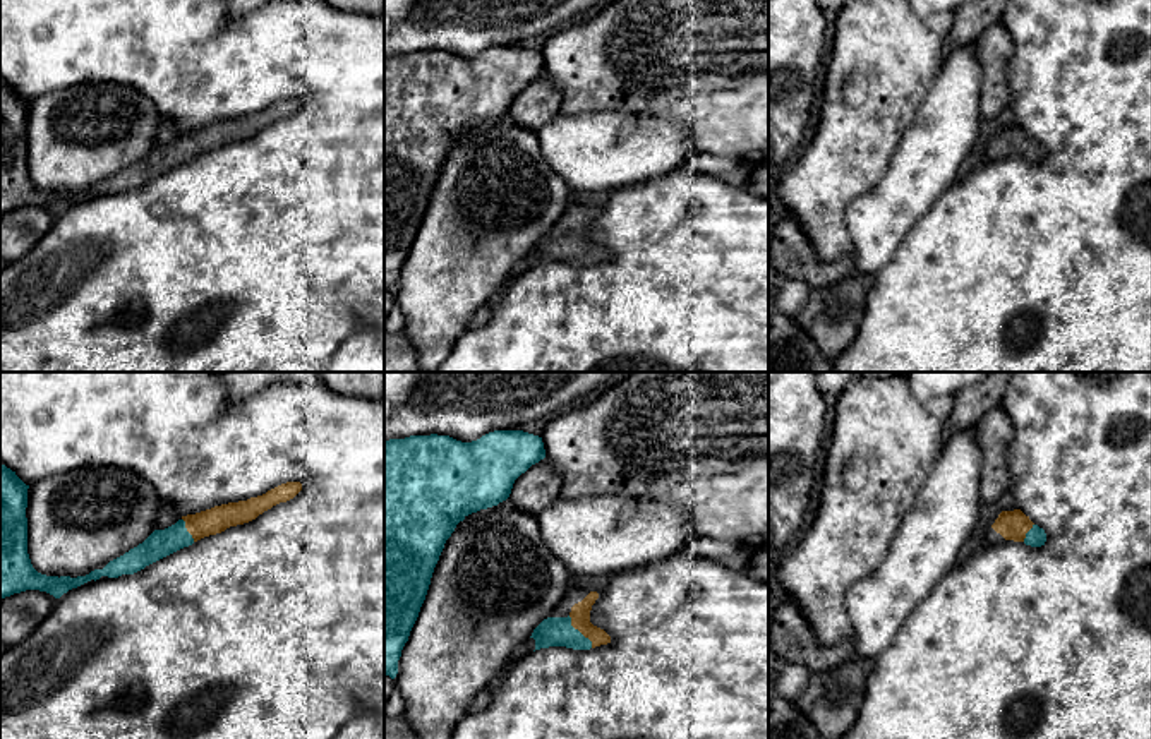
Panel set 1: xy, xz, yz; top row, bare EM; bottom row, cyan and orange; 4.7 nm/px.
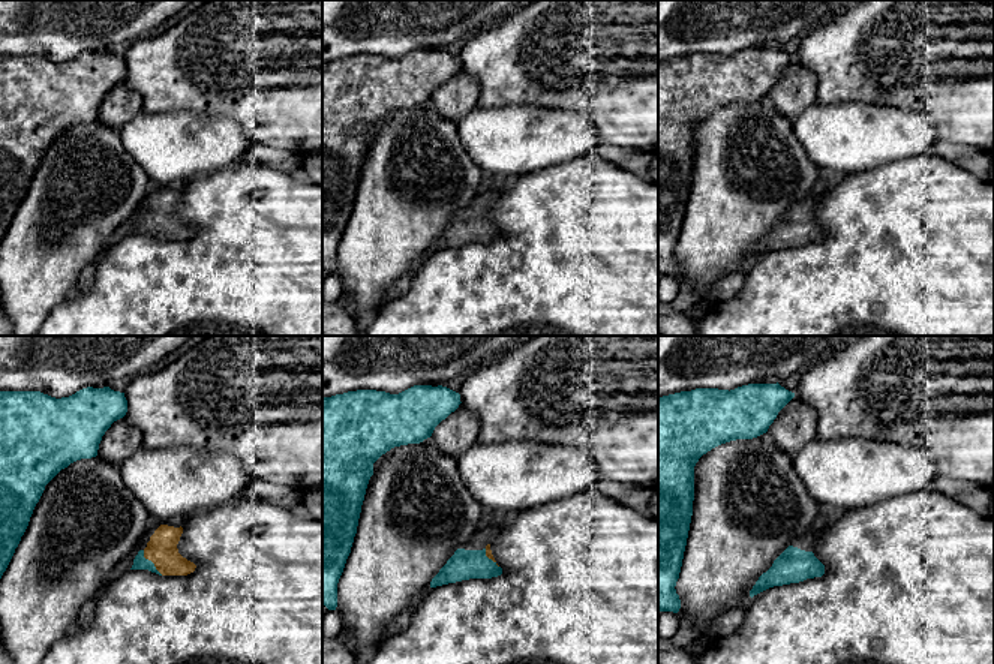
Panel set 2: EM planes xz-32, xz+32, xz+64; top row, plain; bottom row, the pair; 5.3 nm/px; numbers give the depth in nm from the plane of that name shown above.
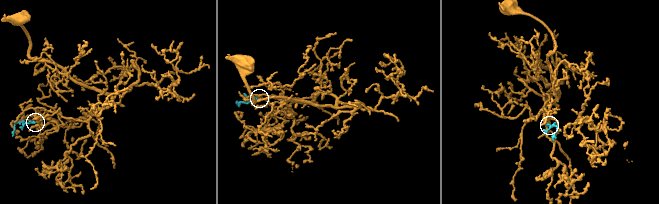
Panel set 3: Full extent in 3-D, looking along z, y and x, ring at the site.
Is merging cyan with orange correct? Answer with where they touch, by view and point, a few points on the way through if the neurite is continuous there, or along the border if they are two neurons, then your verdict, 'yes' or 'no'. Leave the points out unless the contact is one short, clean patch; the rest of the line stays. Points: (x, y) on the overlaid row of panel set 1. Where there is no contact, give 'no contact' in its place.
meets cyan in xz at (578, 631); runs through xz (554, 631), (578, 631), (580, 612); yes

